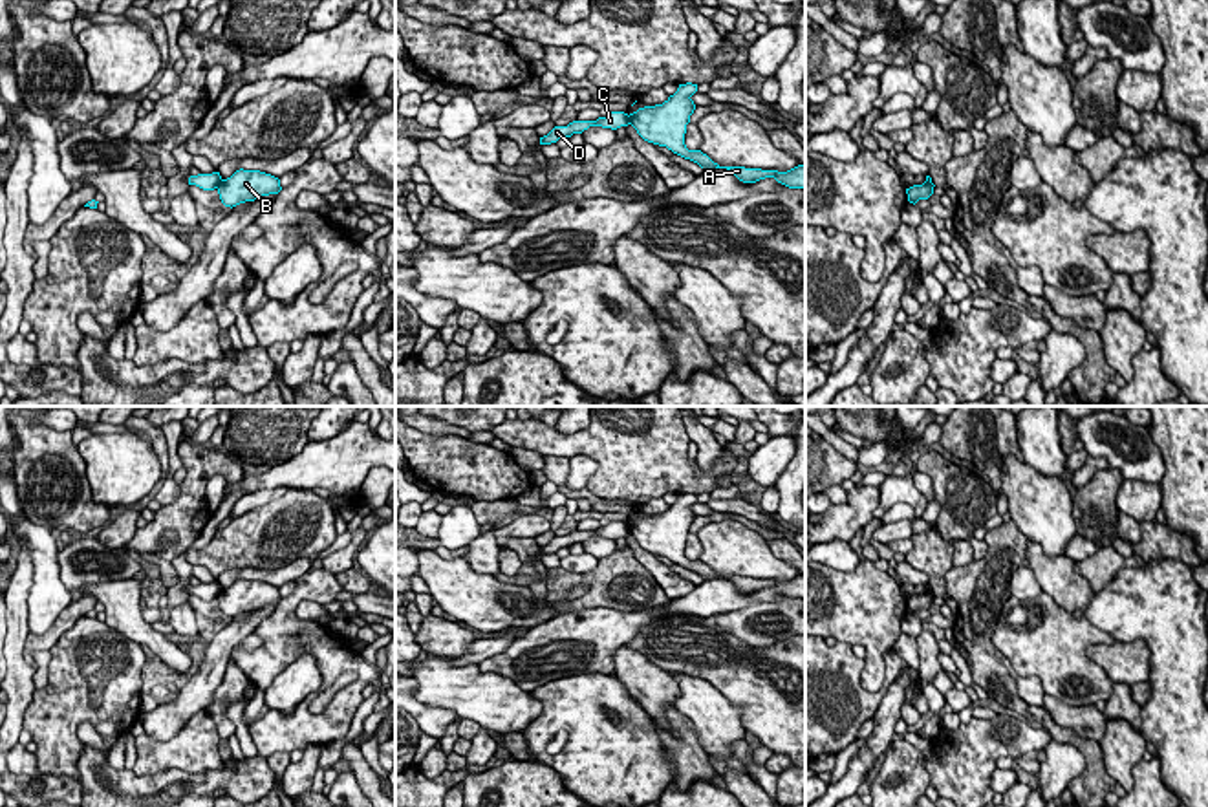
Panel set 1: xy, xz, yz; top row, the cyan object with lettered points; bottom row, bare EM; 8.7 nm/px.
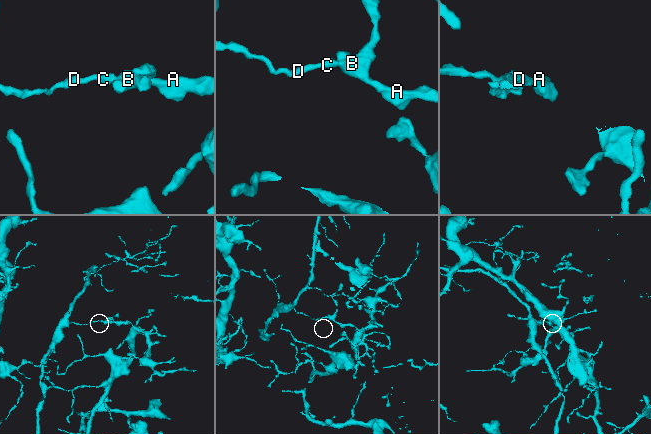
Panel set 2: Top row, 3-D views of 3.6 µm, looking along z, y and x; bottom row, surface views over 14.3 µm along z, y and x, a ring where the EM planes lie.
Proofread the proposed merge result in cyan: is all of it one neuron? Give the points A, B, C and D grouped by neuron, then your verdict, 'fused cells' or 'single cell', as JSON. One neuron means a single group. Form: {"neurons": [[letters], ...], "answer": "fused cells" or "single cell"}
{"neurons": [["A", "B"], ["C", "D"]], "answer": "fused cells"}

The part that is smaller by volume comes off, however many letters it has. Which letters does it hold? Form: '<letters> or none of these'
C, D

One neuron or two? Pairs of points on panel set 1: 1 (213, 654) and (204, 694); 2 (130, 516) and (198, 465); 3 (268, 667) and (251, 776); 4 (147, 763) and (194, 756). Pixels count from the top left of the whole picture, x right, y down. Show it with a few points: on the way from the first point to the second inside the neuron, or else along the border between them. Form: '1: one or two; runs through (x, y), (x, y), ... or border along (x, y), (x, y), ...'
1: one; runs through (213, 663), (211, 676), (204, 685)
2: two; border along (138, 529), (123, 548)
3: two; border along (258, 754), (266, 760)
4: one; runs through (158, 756), (183, 756)

